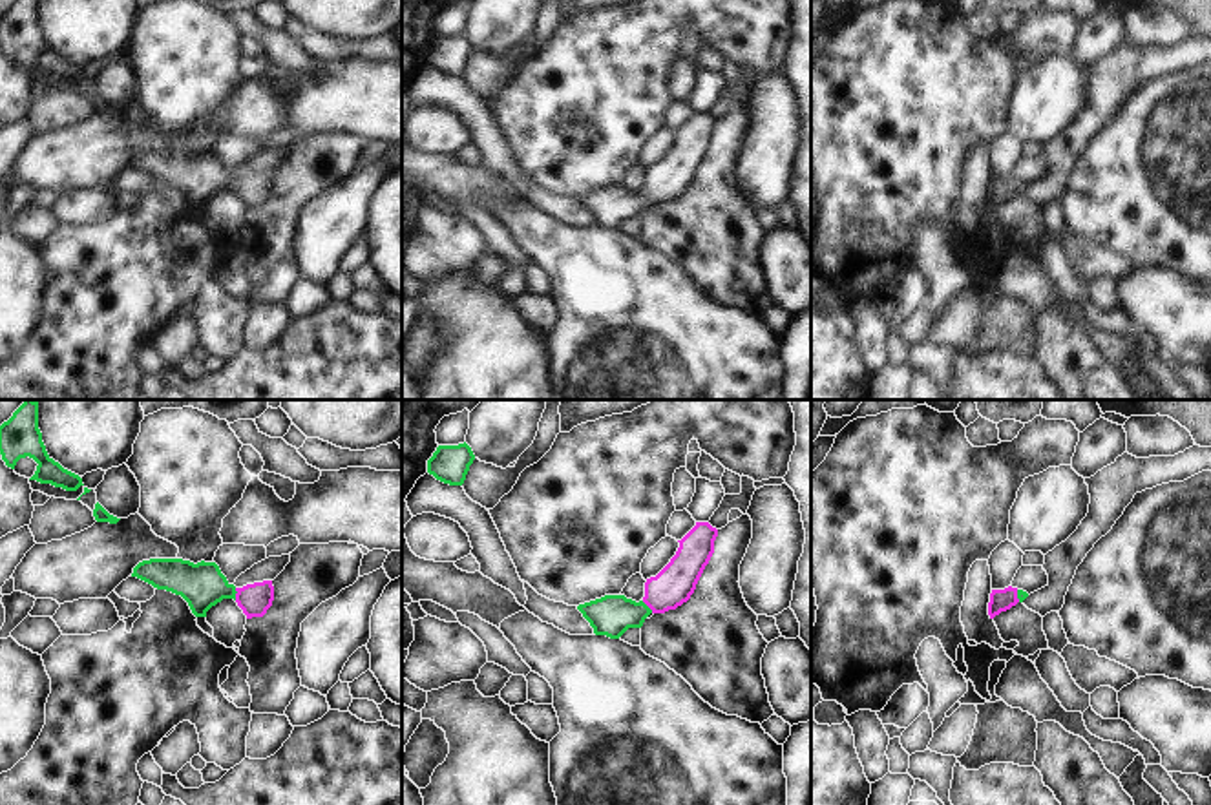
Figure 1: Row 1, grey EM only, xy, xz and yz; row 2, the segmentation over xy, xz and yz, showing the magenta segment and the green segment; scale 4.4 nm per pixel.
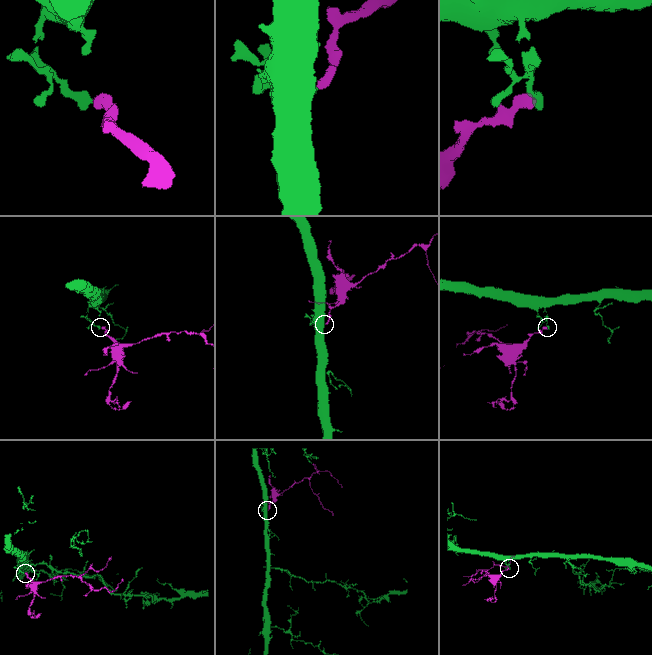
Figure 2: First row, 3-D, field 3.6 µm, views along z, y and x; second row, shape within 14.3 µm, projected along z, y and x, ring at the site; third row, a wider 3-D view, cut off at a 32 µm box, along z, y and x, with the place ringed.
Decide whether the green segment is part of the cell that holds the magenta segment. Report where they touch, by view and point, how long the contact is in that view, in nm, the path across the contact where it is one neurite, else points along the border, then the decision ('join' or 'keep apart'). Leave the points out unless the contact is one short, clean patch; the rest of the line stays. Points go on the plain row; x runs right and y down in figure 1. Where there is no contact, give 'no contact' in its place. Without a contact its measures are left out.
xy (236, 185) | 60 nm | across xy (254, 190), (236, 185), (201, 176) | join

